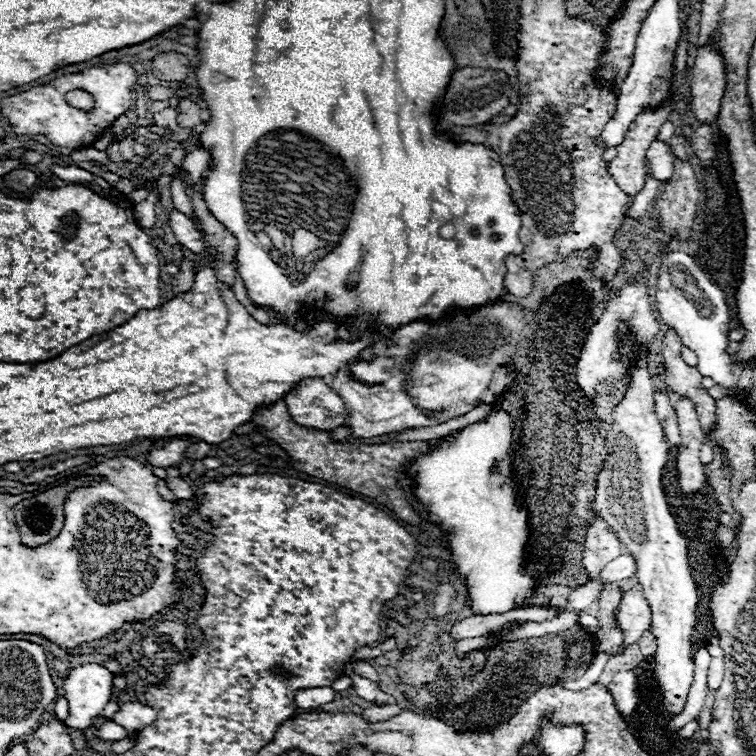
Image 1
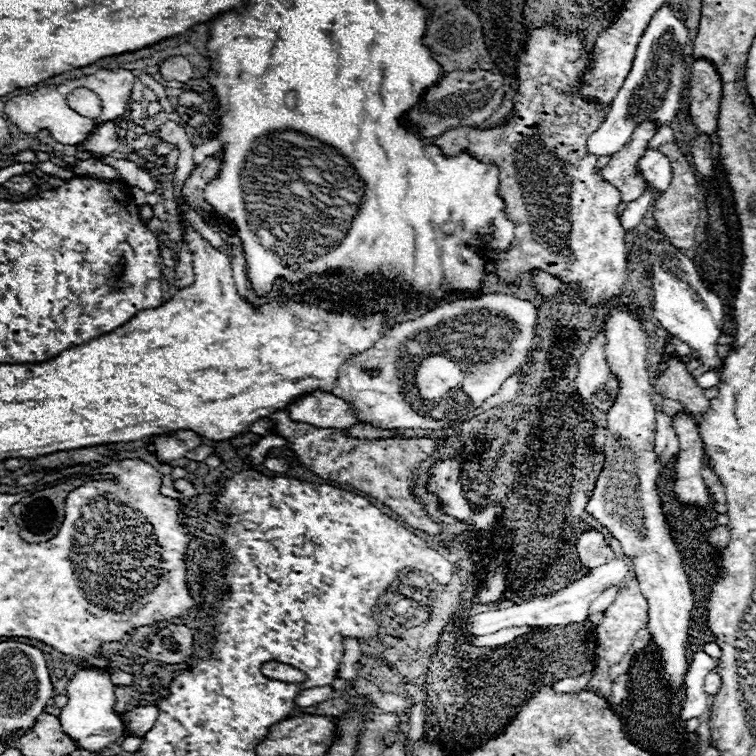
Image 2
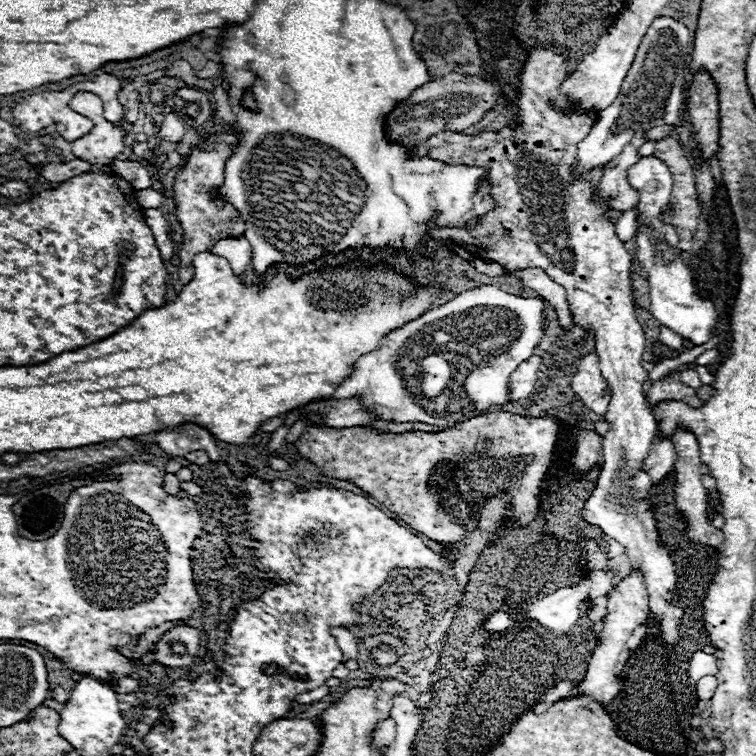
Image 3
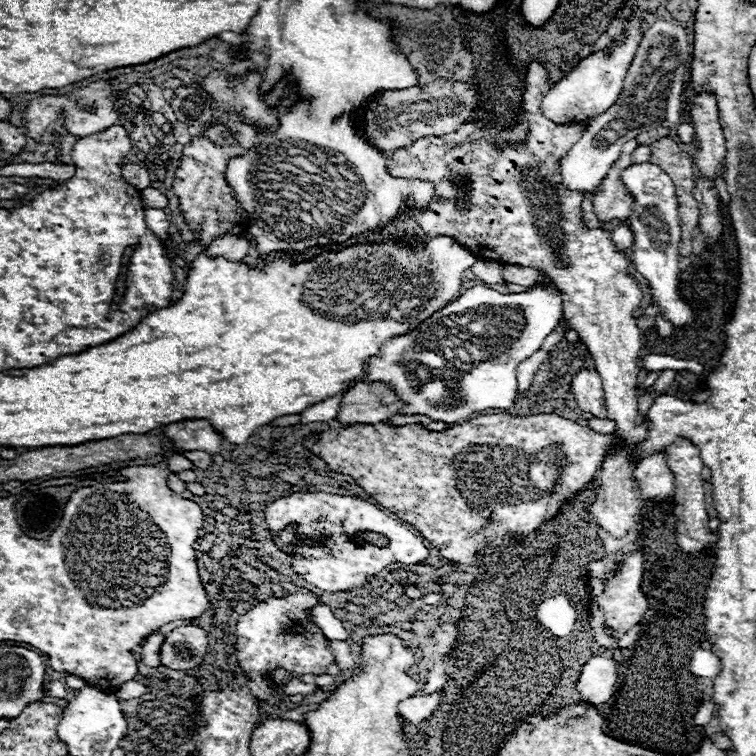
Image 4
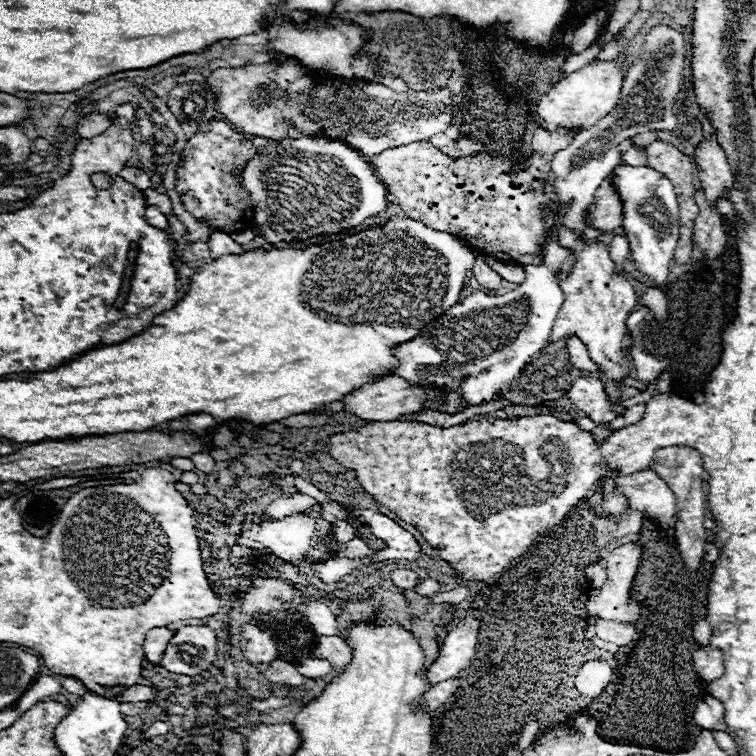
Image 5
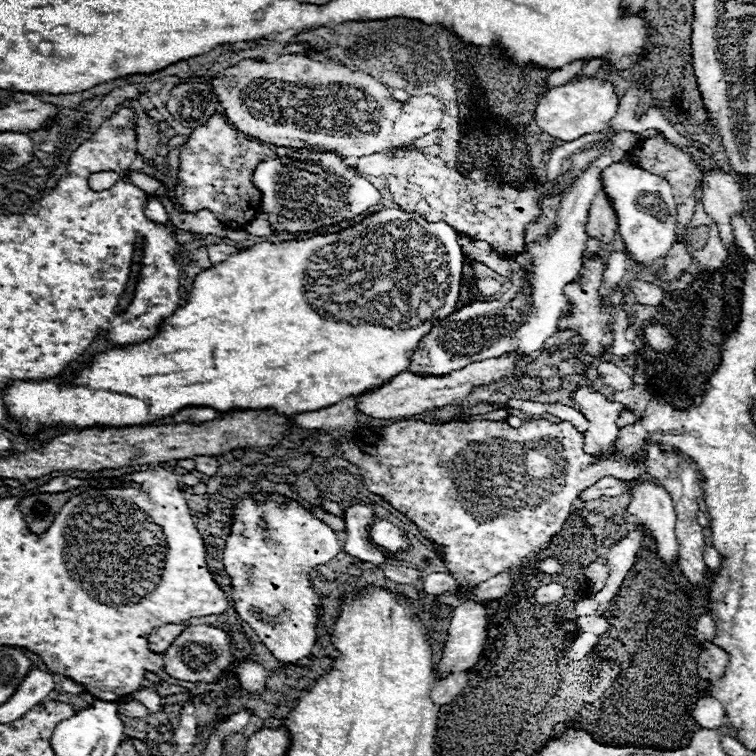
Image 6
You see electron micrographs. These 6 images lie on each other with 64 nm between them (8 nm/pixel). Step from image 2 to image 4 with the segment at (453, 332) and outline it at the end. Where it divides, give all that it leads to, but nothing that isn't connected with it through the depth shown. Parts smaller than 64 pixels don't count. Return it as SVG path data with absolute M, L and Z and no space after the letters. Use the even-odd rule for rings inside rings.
M486 284L462 292L414 330L382 344L378 356L364 364L362 382L386 382L402 400L400 414L422 414L434 422L458 424L488 408L510 408L516 398L516 368L542 348L544 338L556 328L562 314L562 298L554 290L530 288L520 294L500 294ZM342 390L340 394L336 396L330 396L310 408L306 408L304 412L300 412L300 424L310 424L310 422L330 422L336 412L338 412L338 406L340 406L340 400L342 396L346 394L348 390Z

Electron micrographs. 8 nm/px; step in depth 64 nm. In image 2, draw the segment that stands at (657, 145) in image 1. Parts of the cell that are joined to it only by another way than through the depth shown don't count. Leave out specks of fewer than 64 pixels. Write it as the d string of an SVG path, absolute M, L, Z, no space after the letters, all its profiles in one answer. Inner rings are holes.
M648 148L638 164L646 184L654 186L658 192L664 192L672 182L672 166L670 160L656 148Z

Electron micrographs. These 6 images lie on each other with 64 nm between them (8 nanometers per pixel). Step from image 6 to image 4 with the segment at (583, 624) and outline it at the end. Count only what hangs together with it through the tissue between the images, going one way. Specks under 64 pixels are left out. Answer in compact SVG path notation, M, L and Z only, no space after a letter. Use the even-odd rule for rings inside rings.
M639 625L632 627L627 633L619 637L618 644L621 648L630 648L640 638L641 628Z

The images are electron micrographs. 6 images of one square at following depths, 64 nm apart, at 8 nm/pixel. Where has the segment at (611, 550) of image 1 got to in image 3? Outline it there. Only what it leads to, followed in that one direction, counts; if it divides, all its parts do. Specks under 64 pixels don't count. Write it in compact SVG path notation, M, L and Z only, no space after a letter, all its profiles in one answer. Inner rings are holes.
M582 538L578 542L578 548L584 552L588 568L604 568L608 564L608 554L600 550L600 544L594 538Z

